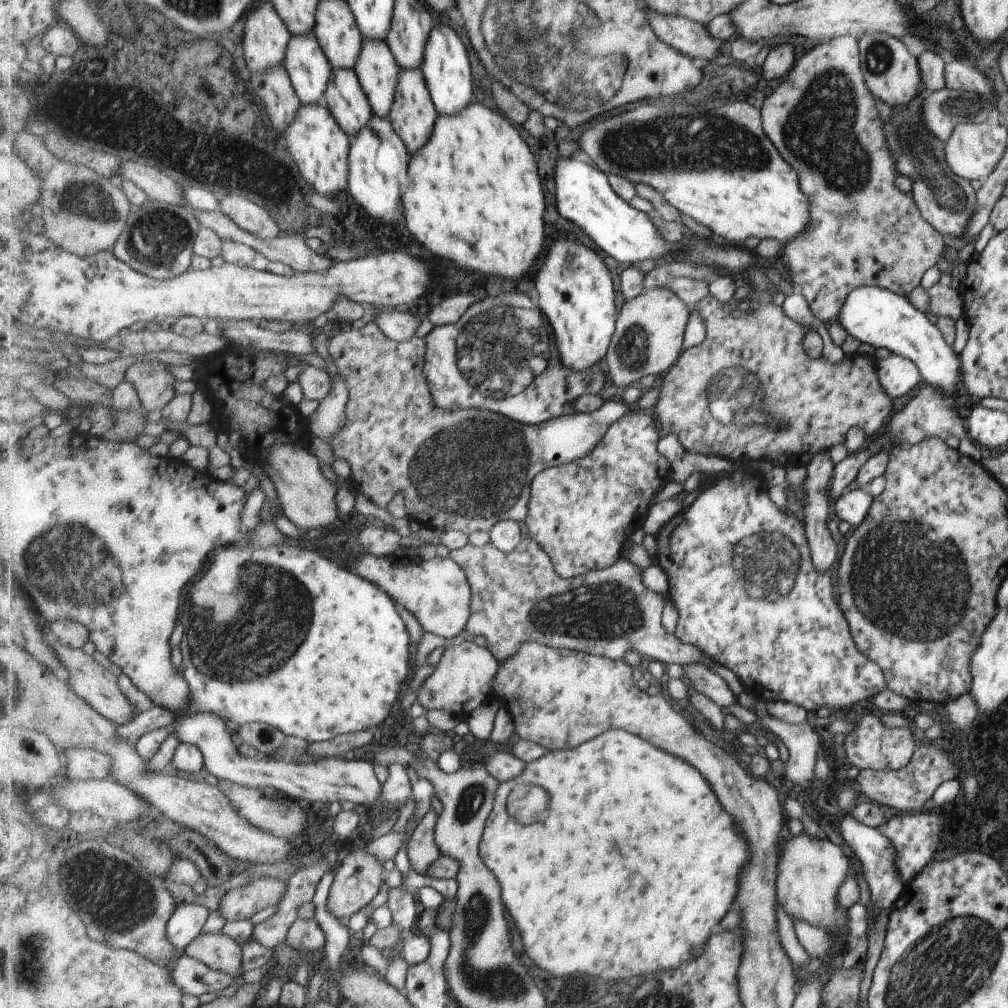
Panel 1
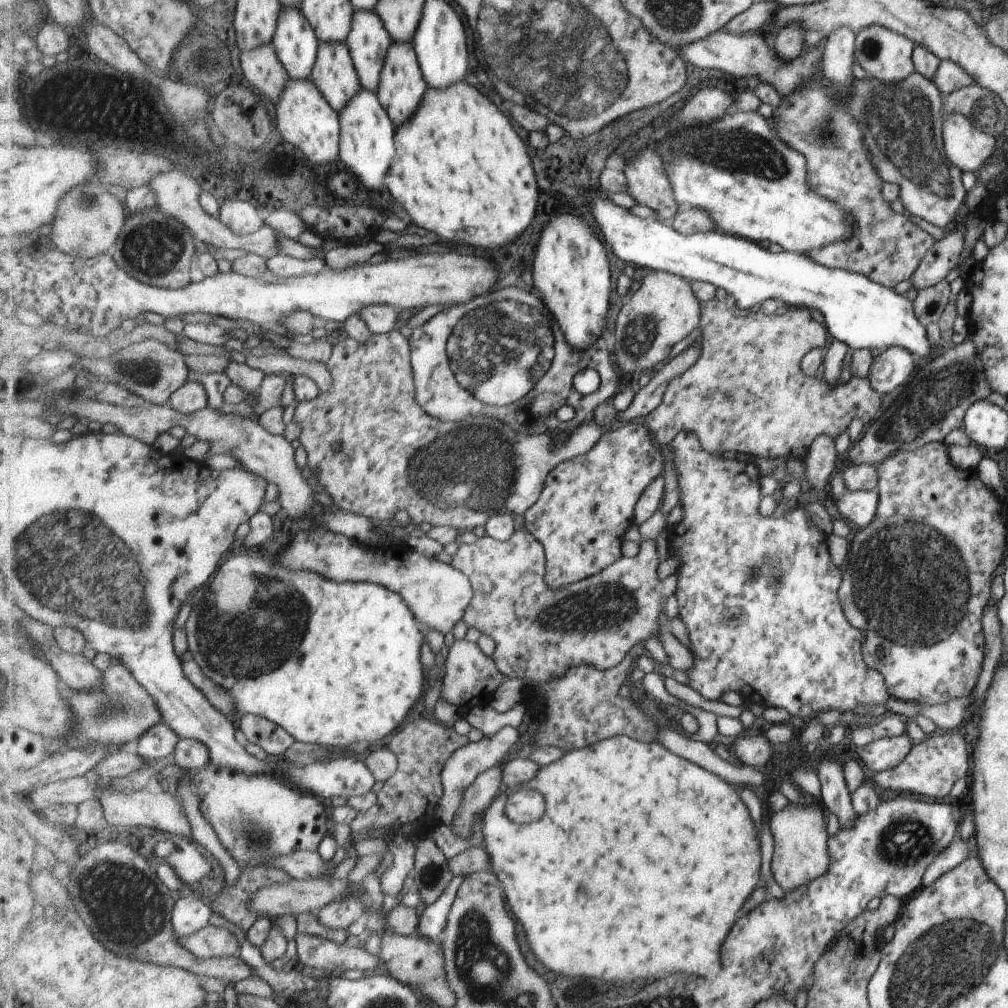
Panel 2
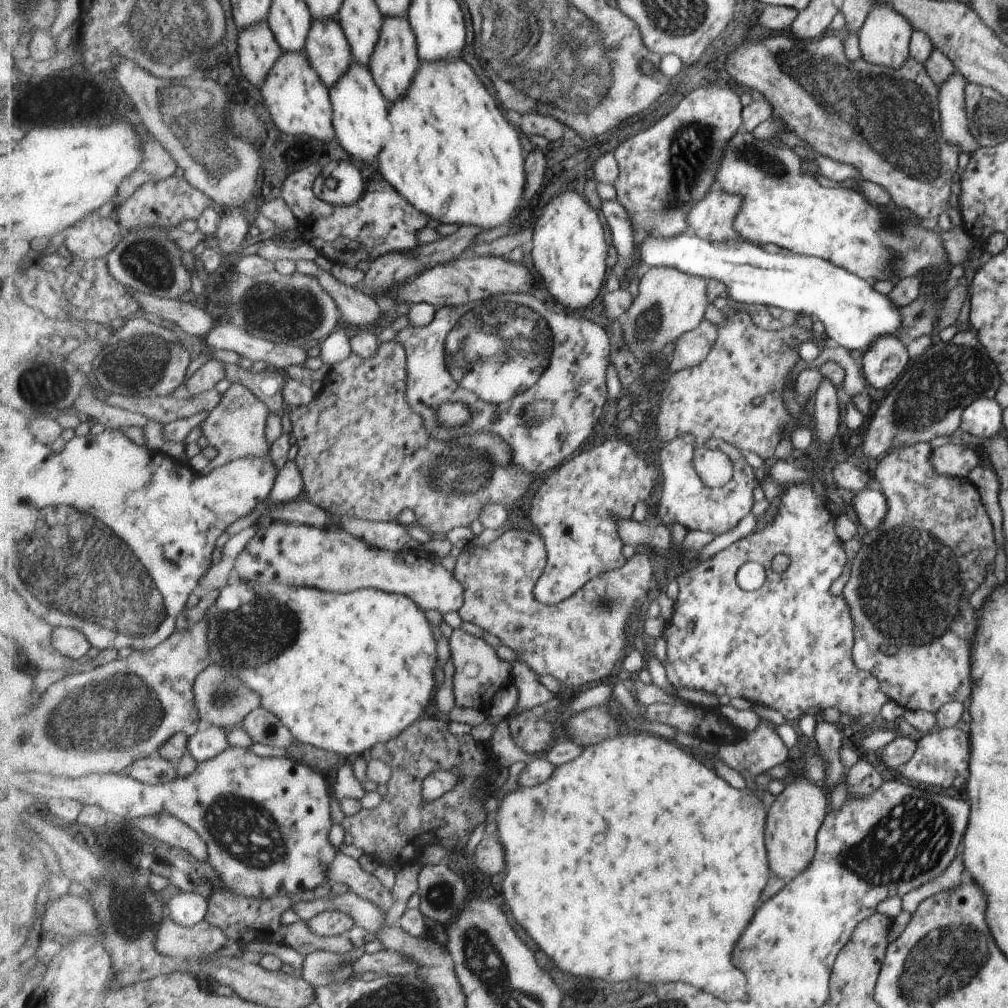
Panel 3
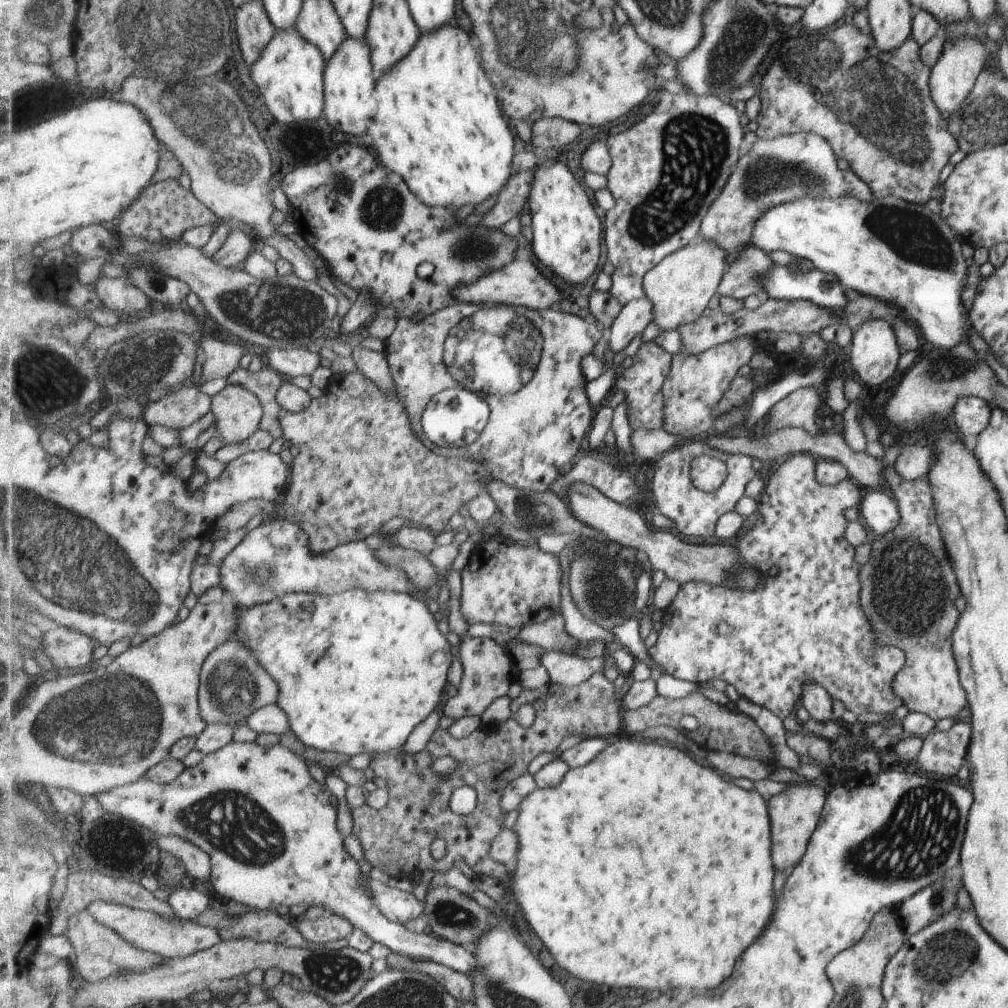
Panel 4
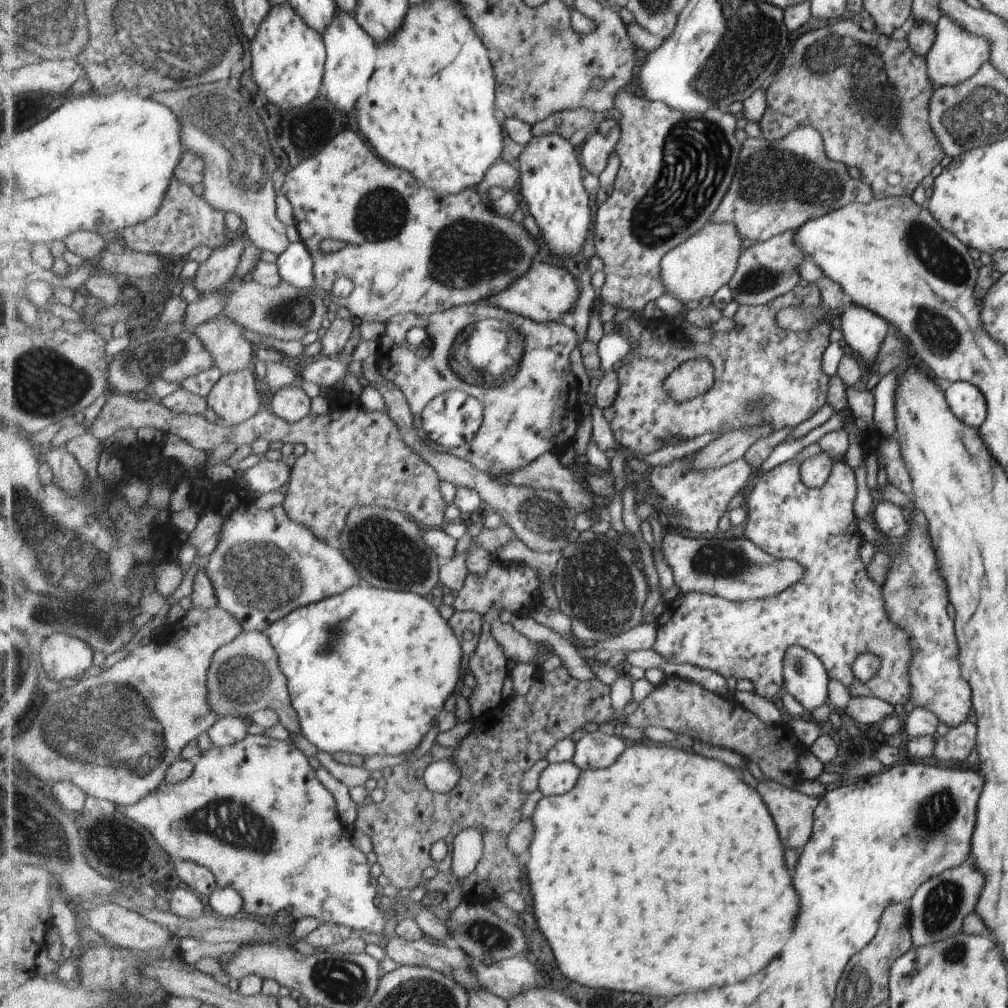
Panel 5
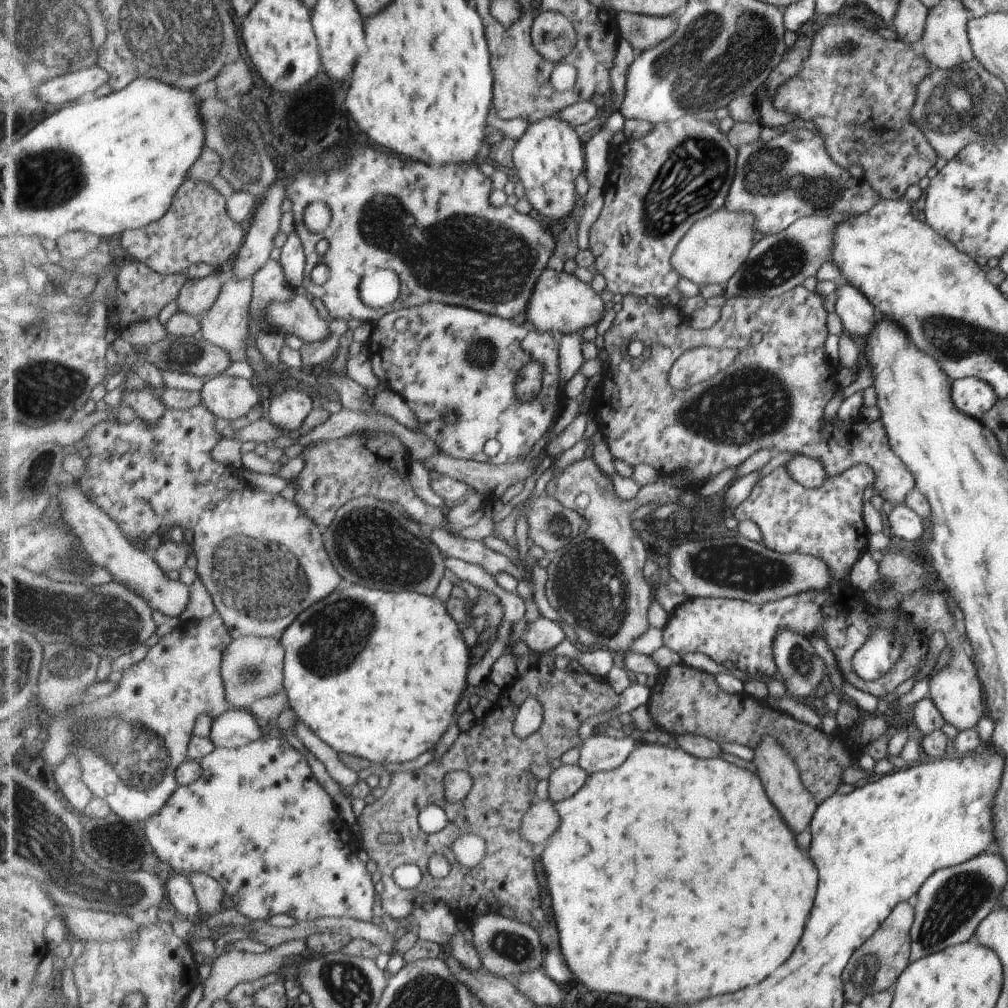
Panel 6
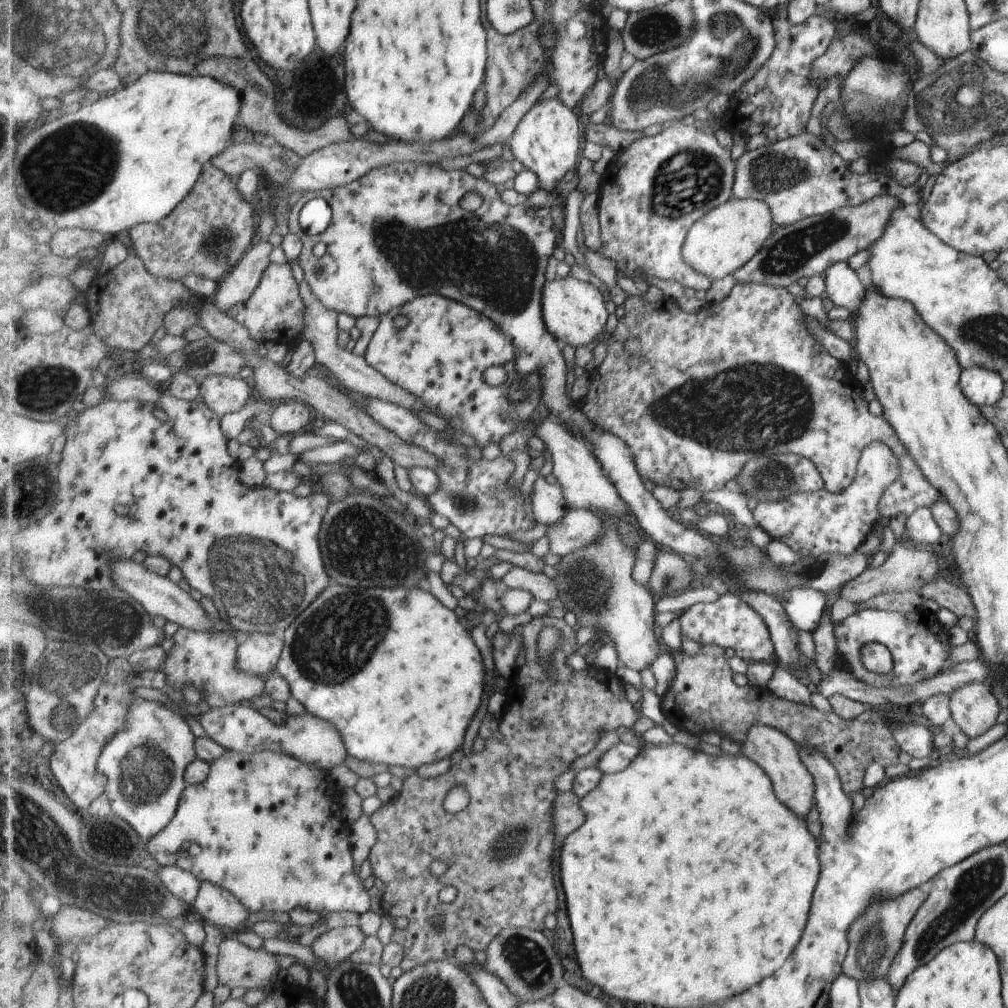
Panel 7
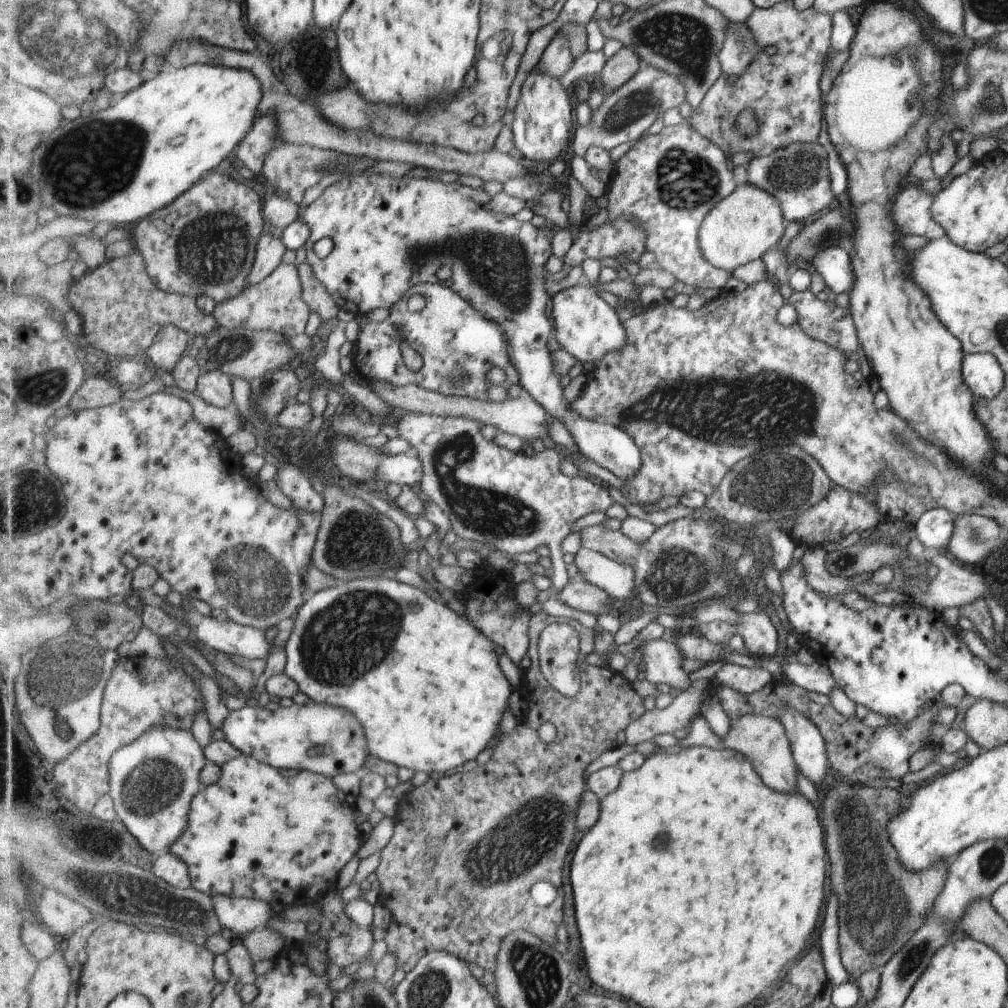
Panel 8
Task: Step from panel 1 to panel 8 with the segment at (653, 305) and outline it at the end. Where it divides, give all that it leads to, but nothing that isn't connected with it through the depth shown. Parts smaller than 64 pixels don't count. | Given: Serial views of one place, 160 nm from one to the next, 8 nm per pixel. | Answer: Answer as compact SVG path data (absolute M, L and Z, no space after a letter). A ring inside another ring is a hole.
M745 181L737 183L731 194L713 206L713 214L709 214L709 218L705 218L705 226L700 227L700 250L705 250L705 260L717 269L732 271L763 257L765 252L779 243L787 225L777 198Z

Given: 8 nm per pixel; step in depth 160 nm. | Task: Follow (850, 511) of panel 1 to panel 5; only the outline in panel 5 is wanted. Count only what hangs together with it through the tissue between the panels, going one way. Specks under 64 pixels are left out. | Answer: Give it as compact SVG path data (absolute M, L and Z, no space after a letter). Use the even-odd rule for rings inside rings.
M876 498L869 520L884 538L901 538L907 532L907 522L897 506L892 502Z

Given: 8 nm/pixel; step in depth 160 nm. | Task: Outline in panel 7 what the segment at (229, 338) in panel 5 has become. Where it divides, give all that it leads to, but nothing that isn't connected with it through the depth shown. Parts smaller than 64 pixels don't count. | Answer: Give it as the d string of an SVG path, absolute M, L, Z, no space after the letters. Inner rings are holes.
M256 241L234 270L219 284L217 294L213 299L215 308L229 315L237 306L247 302L259 287L265 270L272 264L271 252L273 252L271 242Z

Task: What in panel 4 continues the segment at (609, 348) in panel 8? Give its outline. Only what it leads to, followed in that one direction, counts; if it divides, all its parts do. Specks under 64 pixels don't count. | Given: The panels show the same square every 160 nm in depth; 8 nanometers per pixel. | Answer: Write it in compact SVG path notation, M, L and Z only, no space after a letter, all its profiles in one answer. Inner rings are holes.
M513 260L505 268L495 270L491 274L481 276L477 282L469 286L461 286L453 292L453 296L459 303L469 304L501 304L501 305L522 305L537 312L543 312L559 306L563 302L561 290L547 278L543 278L541 270L531 260Z

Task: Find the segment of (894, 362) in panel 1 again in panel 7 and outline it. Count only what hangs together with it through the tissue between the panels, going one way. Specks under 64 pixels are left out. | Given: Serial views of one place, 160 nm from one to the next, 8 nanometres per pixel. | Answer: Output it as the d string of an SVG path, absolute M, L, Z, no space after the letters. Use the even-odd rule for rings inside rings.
M846 261L835 262L823 273L823 280L833 306L845 308L852 315L866 294L856 272L847 266Z

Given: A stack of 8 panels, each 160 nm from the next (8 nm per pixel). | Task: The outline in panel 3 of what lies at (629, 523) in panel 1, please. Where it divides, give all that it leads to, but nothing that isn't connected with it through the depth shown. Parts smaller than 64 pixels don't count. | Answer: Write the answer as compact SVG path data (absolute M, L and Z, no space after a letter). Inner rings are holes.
M681 434L673 441L662 445L660 452L660 466L663 474L663 490L659 504L659 515L664 524L678 523L687 532L709 532L715 537L727 533L735 528L743 519L743 514L751 508L751 490L755 486L755 478L751 474L749 464L745 458L737 452L737 448L727 442L710 439L703 442L711 451L723 452L723 455L731 462L732 476L721 488L707 488L703 486L693 469L693 448L697 440L693 434ZM607 440L599 446L593 446L573 459L565 462L556 472L537 485L529 498L528 518L539 530L548 550L548 566L540 576L536 587L538 602L557 605L574 596L589 580L623 568L627 560L623 556L624 543L619 534L619 520L633 518L635 506L651 496L657 480L657 466L647 464L633 446L617 440ZM810 481L786 485L778 496L777 502L779 503L777 514L773 516L771 524L756 528L755 532L752 531L742 536L711 558L701 561L694 568L681 569L674 575L674 582L678 585L678 594L673 604L673 616L667 622L663 637L668 644L666 670L669 683L675 689L681 688L683 690L685 688L685 690L697 690L697 692L717 696L720 701L726 701L730 698L742 698L749 701L751 705L765 706L781 713L785 721L789 720L789 722L799 719L804 714L814 715L817 711L833 707L837 708L840 714L849 717L859 717L865 714L875 717L879 714L881 706L889 699L879 686L879 680L869 674L868 671L861 671L853 663L852 646L855 644L855 631L853 630L852 616L849 614L848 604L842 598L842 595L833 594L833 582L837 582L837 578L843 572L845 562L847 562L843 551L844 544L836 536L835 516L829 511L825 502L815 496ZM777 554L783 554L789 559L787 568L779 573L771 569L771 560ZM745 562L759 562L765 568L765 582L753 592L745 592L735 583L735 574L739 566L742 566Z

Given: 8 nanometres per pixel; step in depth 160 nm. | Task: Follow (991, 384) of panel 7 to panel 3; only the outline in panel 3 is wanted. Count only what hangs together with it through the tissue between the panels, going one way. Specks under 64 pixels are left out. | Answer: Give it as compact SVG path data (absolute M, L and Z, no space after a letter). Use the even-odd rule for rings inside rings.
M974 399L961 408L958 427L965 438L991 438L1002 428L1001 408L994 399Z

